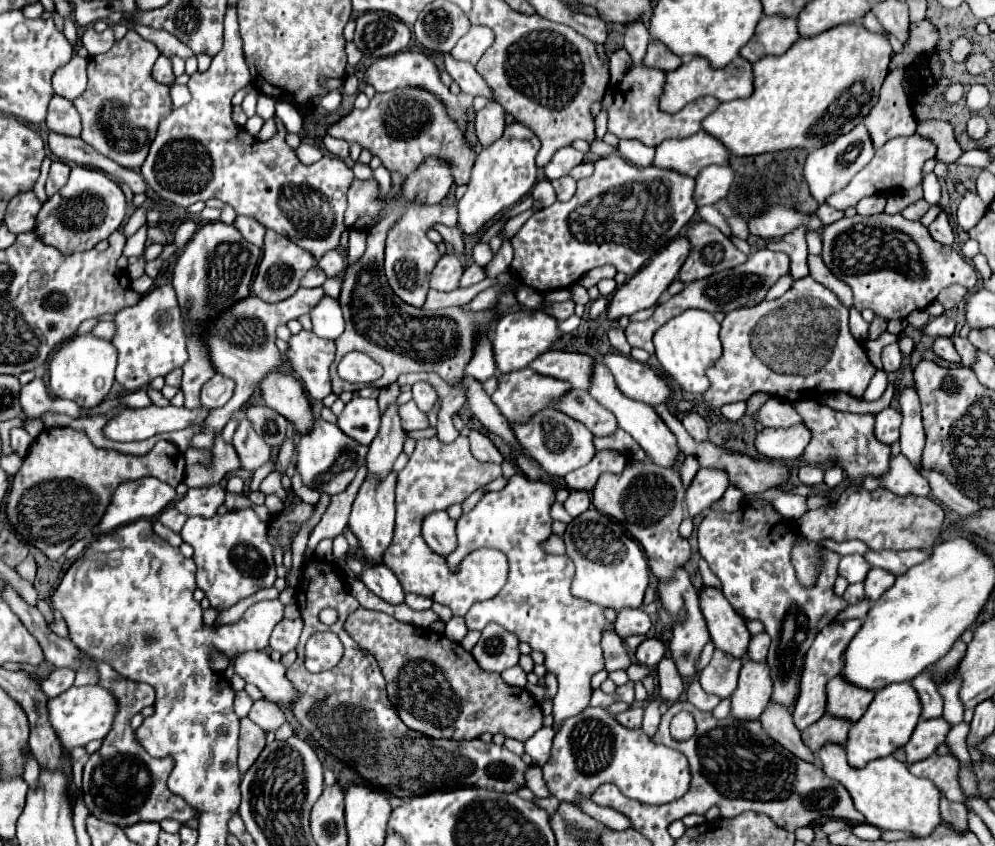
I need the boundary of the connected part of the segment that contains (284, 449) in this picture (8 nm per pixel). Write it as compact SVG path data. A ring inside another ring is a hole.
M296 429L294 430L294 437L292 439L286 439L278 454L277 470L279 471L281 476L286 474L288 464L290 463L294 454L295 438L298 437L298 432L296 431Z

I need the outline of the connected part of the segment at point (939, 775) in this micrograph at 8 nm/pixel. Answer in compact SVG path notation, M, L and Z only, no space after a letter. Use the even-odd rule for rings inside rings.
M930 755L914 765L908 767L912 775L922 777L932 781L940 791L944 791L944 795L952 802L964 803L966 797L962 795L962 787L960 787L960 761L952 755L948 757L938 757L938 755Z

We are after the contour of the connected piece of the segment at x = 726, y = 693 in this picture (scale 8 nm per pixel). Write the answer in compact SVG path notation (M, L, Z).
M716 649L712 661L700 671L698 681L706 693L728 699L736 689L740 667L740 659Z

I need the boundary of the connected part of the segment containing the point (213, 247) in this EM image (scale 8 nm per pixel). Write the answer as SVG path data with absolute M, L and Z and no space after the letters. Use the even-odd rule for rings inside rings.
M222 221L204 223L188 241L174 267L172 285L176 289L180 307L190 307L192 321L206 321L220 313L220 309L230 307L242 297L248 297L258 259L260 249L242 239L234 225L224 225Z

